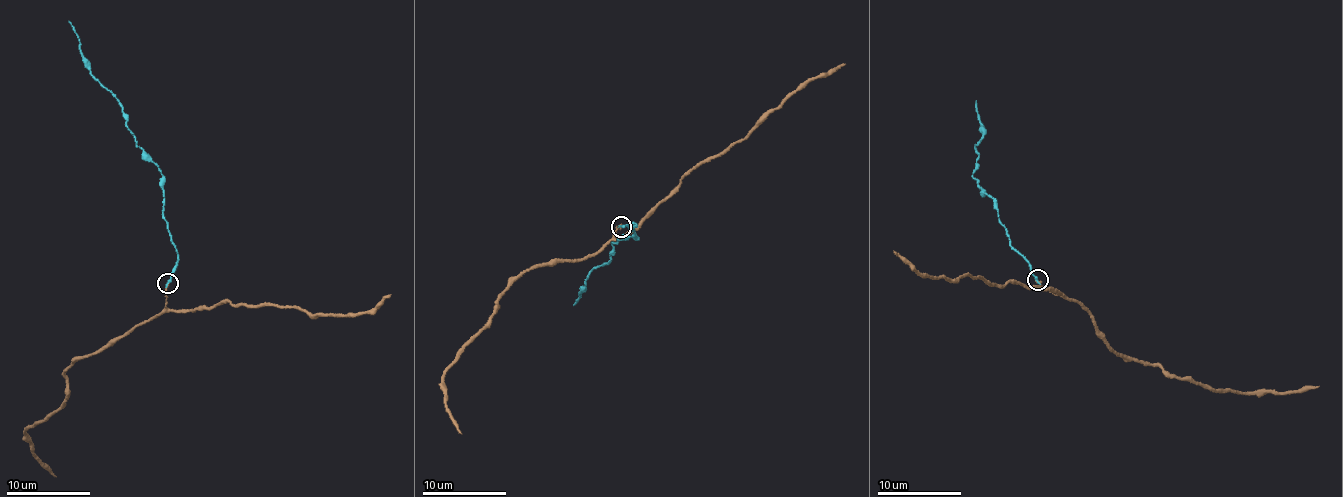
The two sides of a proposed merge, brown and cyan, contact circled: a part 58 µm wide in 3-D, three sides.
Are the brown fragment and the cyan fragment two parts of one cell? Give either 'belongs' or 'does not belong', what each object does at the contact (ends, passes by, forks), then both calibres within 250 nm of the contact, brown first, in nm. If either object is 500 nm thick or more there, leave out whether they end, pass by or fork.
belongs | brown ends | cyan ends | 200/200 nm

